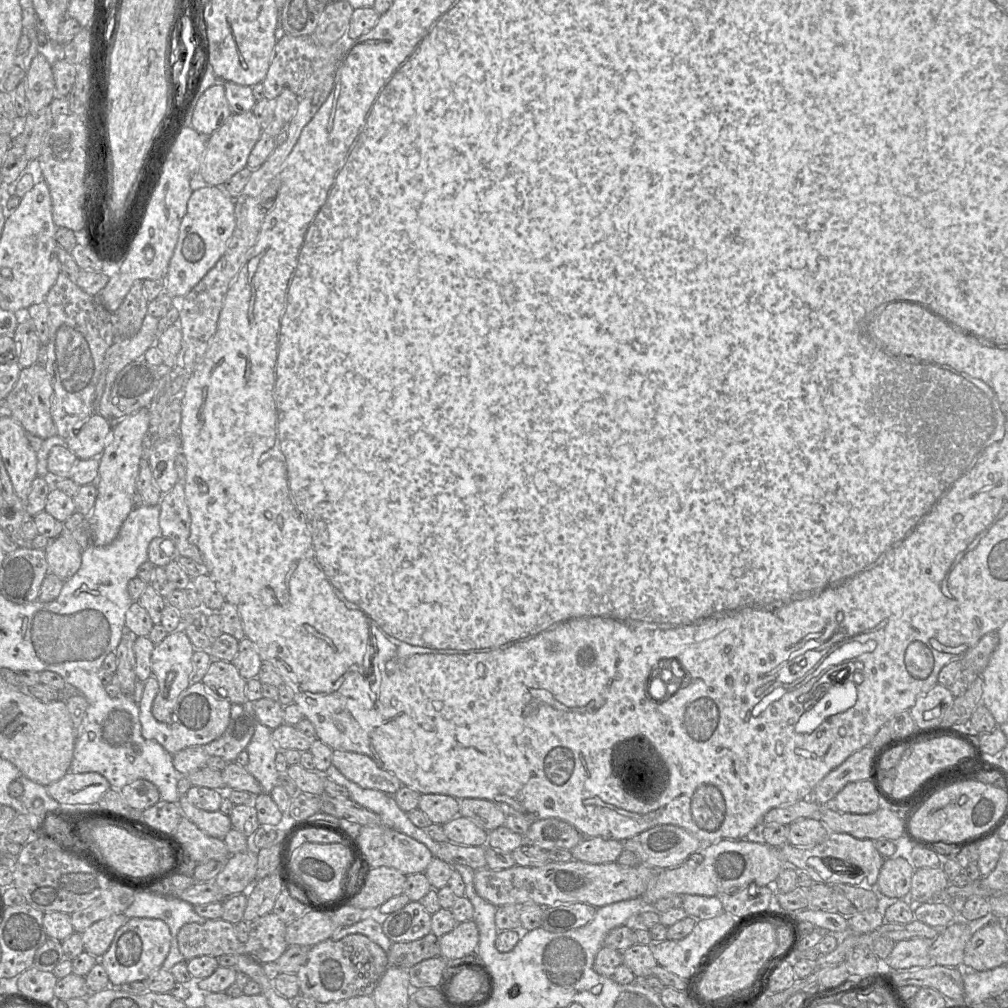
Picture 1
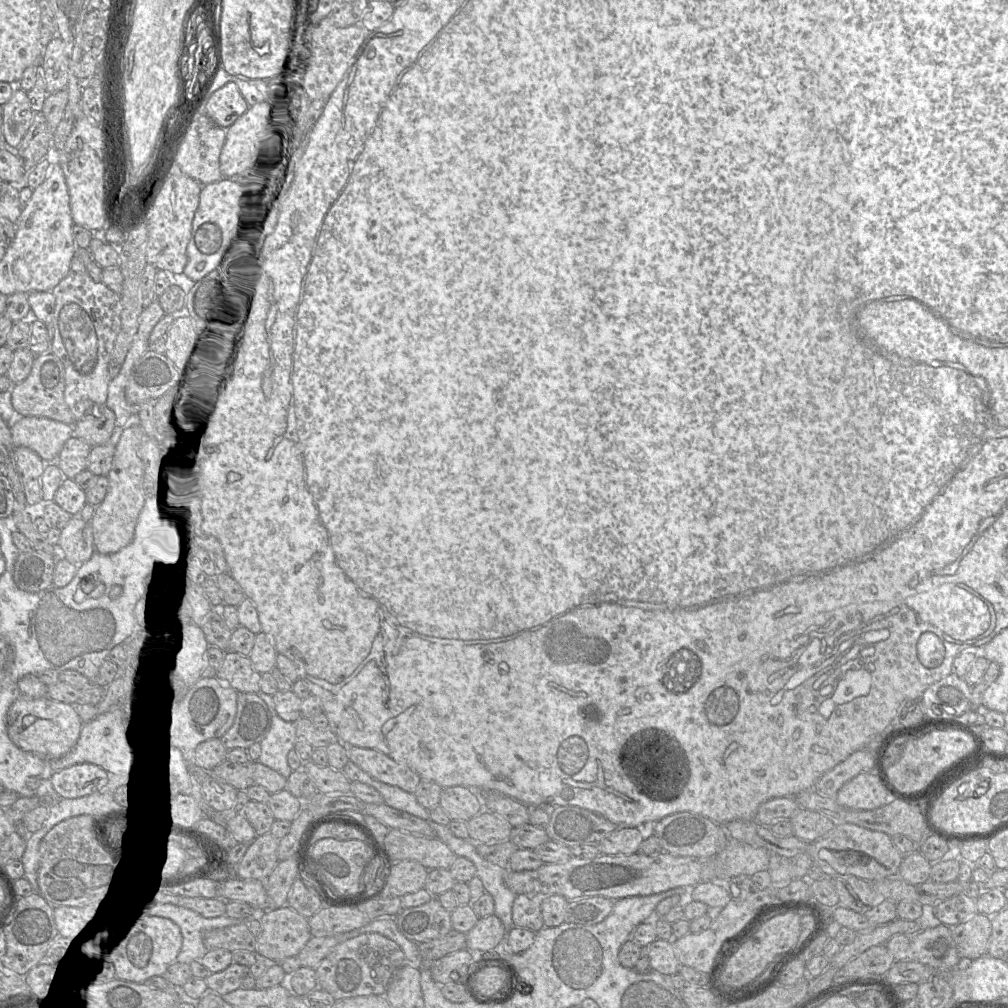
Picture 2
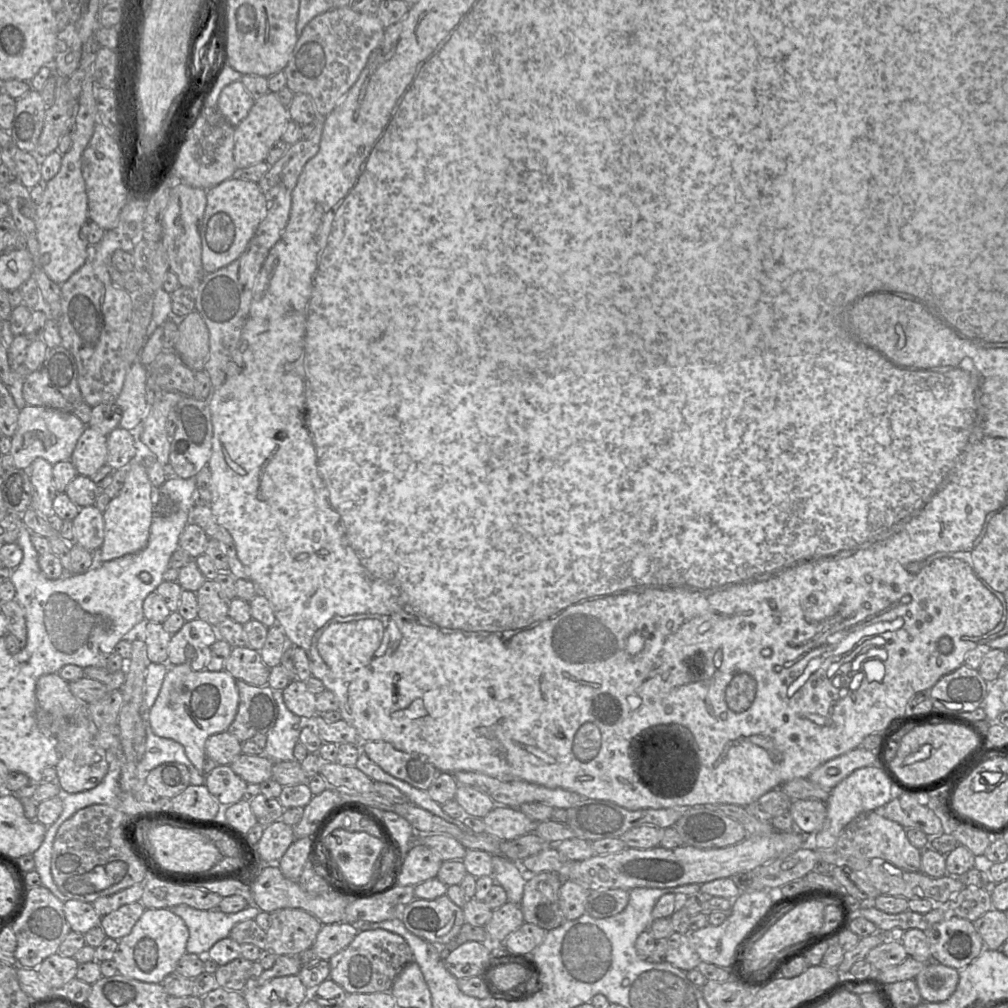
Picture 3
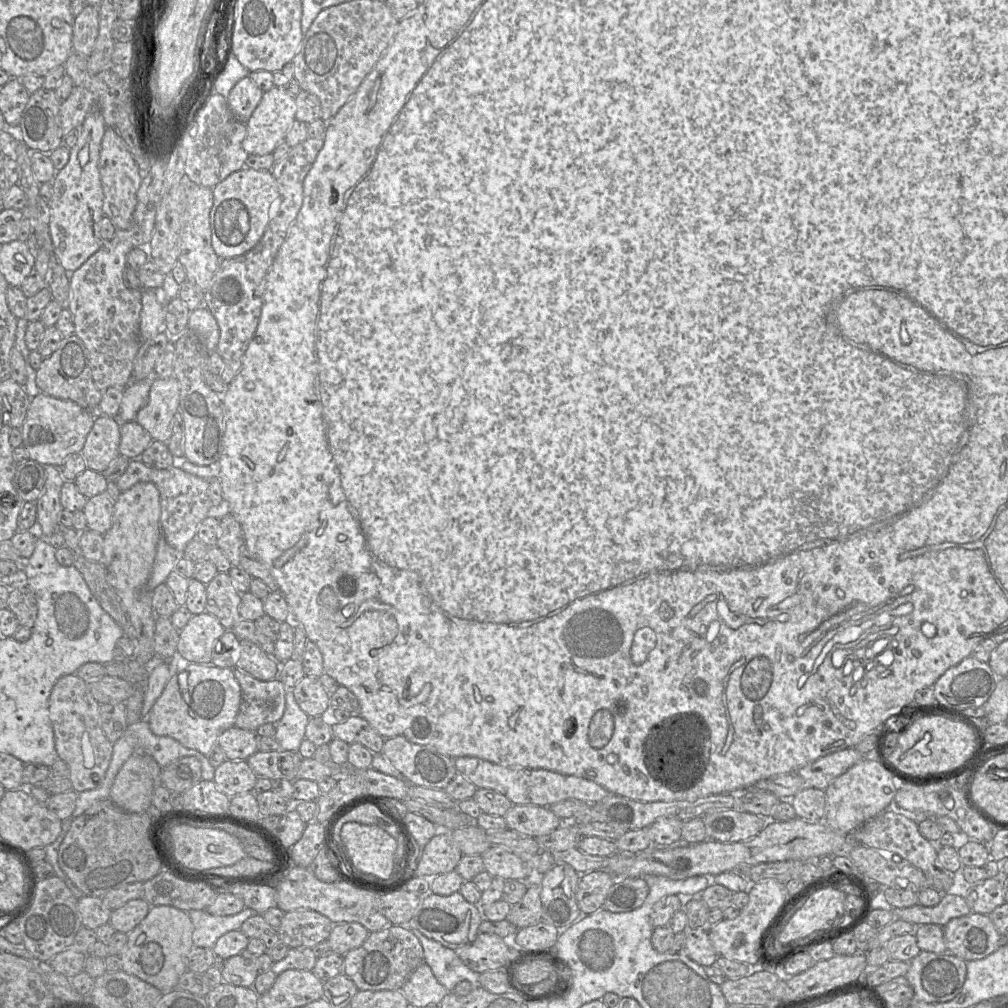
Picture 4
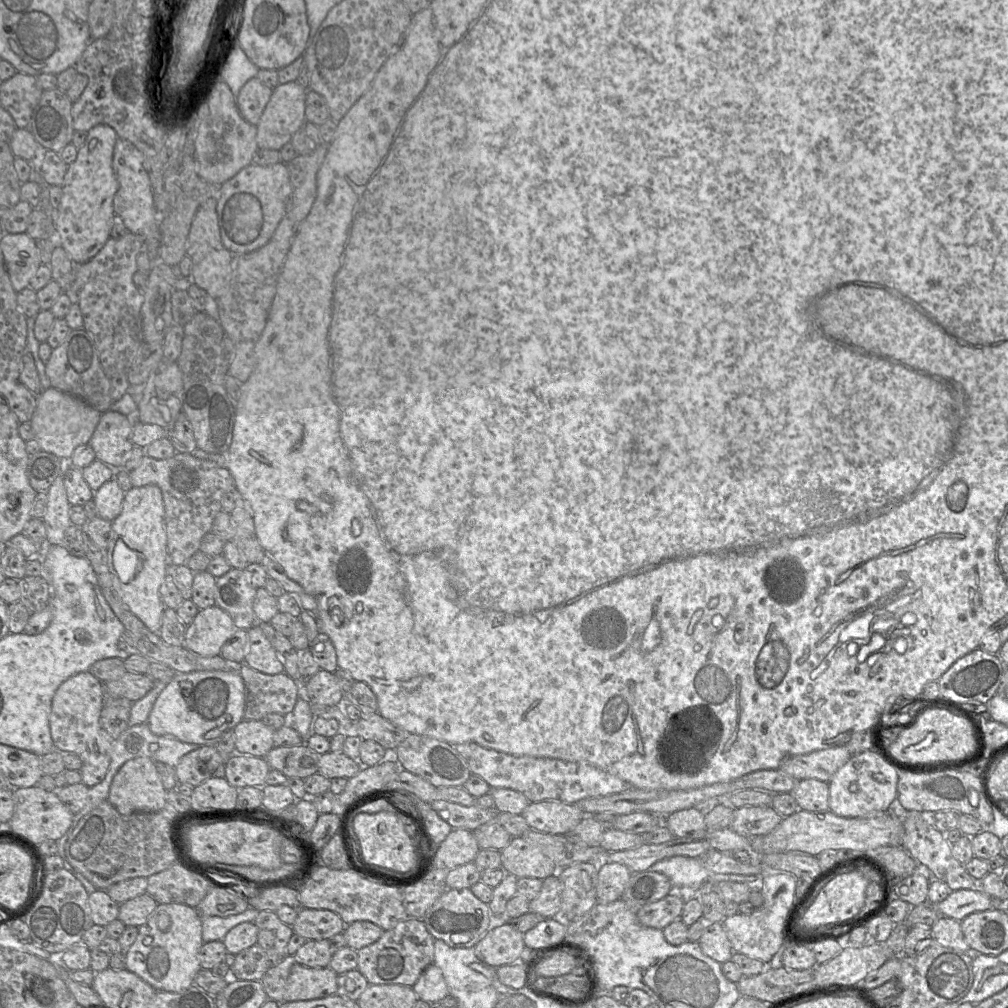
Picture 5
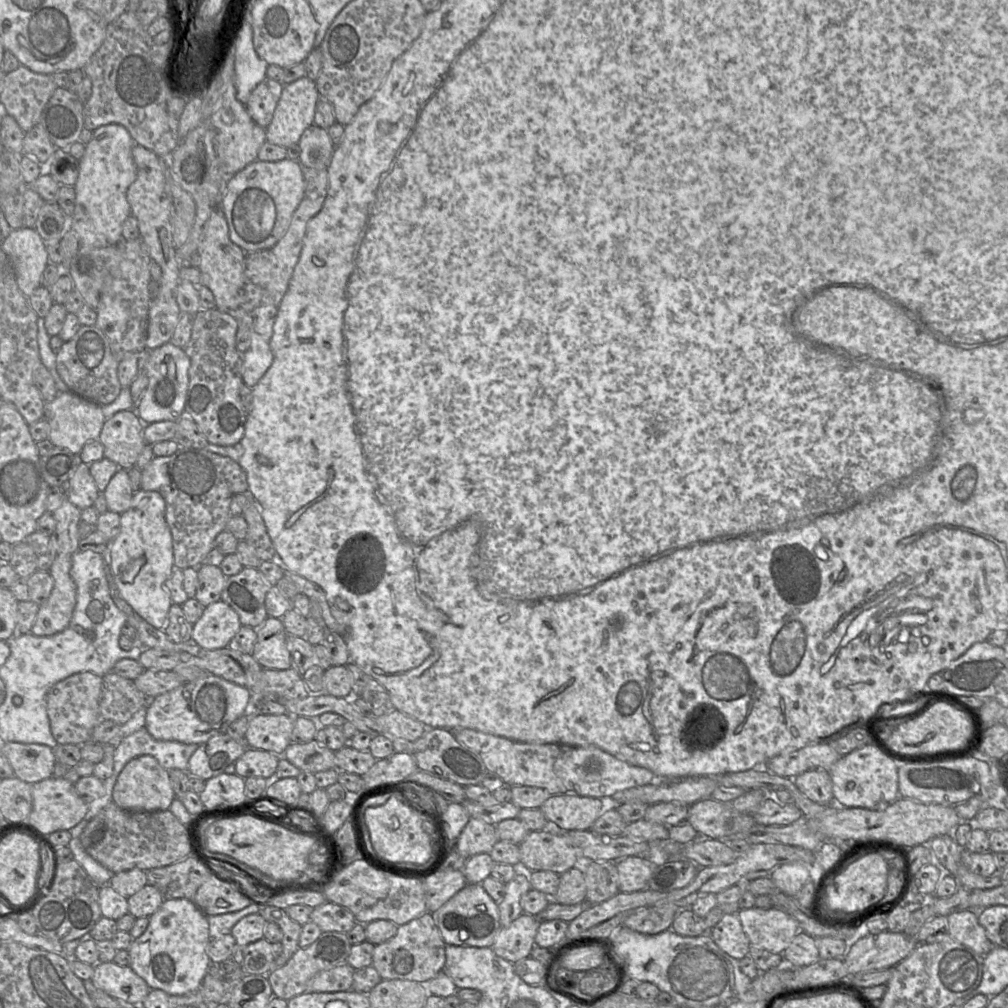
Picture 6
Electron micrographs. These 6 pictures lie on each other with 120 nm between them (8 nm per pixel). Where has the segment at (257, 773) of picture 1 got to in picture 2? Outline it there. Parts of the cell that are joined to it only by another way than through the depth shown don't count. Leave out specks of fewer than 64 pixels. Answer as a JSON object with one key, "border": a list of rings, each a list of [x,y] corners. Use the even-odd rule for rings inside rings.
{"border":[[[273,714],[270,730],[260,742],[261,753],[258,762],[289,777],[292,770],[287,762],[287,754],[294,747],[297,739],[293,722],[281,719]]]}

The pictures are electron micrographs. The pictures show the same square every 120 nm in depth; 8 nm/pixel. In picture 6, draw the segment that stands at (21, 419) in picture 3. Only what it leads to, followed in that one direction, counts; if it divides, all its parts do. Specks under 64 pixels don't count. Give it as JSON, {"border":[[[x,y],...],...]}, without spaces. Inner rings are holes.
{"border":[[[59,391],[57,396],[45,404],[44,418],[50,424],[49,439],[56,447],[79,454],[84,445],[99,438],[105,416],[102,406],[73,392]]]}

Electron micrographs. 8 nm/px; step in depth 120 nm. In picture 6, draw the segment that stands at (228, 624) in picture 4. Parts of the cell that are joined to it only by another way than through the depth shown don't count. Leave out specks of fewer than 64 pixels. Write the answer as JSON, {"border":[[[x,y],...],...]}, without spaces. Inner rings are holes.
{"border":[[[254,567],[227,577],[221,600],[236,611],[242,626],[259,628],[268,618],[265,600],[272,585]]]}

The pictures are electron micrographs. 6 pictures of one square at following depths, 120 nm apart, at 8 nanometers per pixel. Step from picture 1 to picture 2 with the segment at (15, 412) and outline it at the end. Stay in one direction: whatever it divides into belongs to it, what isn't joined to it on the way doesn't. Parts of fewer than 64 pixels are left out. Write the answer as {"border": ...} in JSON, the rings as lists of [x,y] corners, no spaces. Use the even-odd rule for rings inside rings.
{"border":[[[51,351],[36,356],[27,378],[16,384],[11,391],[11,403],[14,410],[22,417],[46,417],[66,424],[76,421],[64,398],[65,369],[62,361]]]}

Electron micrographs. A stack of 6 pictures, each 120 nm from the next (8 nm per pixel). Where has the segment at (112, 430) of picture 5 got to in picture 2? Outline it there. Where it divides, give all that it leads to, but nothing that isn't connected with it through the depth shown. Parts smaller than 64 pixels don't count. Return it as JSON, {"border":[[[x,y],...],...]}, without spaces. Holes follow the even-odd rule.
{"border":[[[71,437],[62,447],[56,464],[66,479],[73,479],[87,468],[87,460],[92,450],[83,439]]]}

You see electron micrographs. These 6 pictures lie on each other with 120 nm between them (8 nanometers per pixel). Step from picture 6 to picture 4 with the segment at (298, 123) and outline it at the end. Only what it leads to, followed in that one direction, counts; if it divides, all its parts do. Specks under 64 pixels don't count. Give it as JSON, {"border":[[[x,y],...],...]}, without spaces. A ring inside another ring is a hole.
{"border":[[[274,86],[264,92],[261,101],[246,123],[246,137],[242,143],[249,155],[265,155],[273,153],[283,141],[296,120],[296,96],[292,95],[287,87]]]}

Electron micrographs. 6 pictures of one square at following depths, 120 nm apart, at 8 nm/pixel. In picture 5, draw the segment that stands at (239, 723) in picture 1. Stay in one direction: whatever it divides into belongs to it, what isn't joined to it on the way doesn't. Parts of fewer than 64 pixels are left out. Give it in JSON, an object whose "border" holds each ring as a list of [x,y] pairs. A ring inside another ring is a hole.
{"border":[[[246,664],[238,666],[246,687],[245,720],[261,720],[272,713],[290,714],[299,697],[301,685],[285,672],[269,675]]]}

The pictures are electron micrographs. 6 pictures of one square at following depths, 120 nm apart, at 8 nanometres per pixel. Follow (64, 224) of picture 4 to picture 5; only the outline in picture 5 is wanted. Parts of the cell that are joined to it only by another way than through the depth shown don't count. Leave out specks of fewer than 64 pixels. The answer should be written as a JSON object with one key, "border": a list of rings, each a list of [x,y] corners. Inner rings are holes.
{"border":[[[98,124],[87,132],[76,160],[68,166],[61,186],[60,204],[52,210],[52,220],[60,245],[78,264],[88,262],[96,256],[110,238],[115,216],[113,199],[119,187],[112,165],[114,146],[118,138],[116,131],[107,124]]]}

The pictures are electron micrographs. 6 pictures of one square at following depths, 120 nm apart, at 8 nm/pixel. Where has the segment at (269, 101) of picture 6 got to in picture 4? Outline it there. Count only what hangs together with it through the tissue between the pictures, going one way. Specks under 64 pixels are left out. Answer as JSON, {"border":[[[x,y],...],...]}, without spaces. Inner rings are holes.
{"border":[[[249,77],[240,80],[231,90],[227,102],[234,116],[247,123],[264,92]]]}

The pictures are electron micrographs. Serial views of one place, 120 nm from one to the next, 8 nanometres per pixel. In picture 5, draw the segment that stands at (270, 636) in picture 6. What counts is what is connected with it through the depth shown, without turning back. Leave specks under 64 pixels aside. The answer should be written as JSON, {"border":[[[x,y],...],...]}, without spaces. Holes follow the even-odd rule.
{"border":[[[259,625],[247,630],[249,642],[243,663],[264,674],[284,672],[284,665]]]}

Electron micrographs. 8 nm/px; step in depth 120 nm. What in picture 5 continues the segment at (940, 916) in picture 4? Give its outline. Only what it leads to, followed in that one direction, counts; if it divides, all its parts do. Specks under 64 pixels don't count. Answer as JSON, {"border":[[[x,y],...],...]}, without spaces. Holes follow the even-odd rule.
{"border":[[[970,889],[952,891],[946,899],[935,906],[940,916],[961,921],[974,912],[984,911],[992,907],[1004,907],[1005,903],[997,903],[990,895]]]}

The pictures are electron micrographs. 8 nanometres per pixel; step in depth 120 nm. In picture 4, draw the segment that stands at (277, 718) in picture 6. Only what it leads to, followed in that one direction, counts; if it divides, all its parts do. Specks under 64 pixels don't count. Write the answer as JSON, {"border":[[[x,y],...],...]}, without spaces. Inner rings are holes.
{"border":[[[232,726],[219,736],[217,744],[227,760],[247,760],[258,751],[257,739],[255,731]]]}

